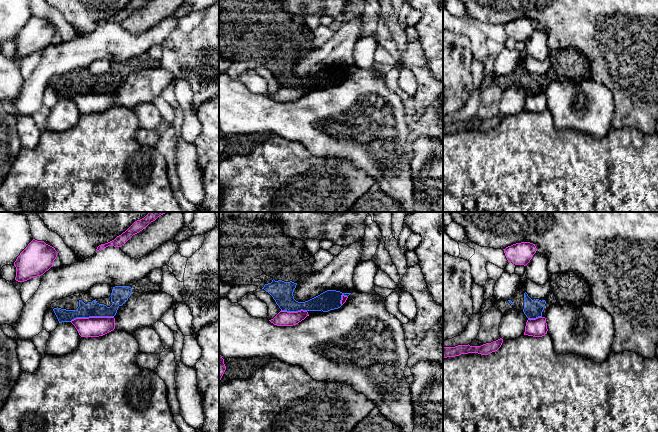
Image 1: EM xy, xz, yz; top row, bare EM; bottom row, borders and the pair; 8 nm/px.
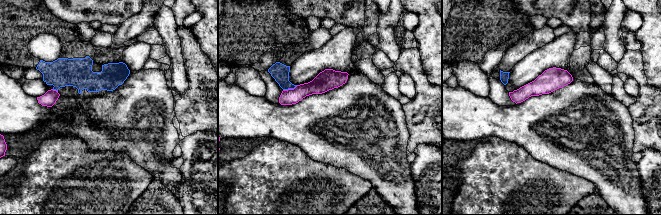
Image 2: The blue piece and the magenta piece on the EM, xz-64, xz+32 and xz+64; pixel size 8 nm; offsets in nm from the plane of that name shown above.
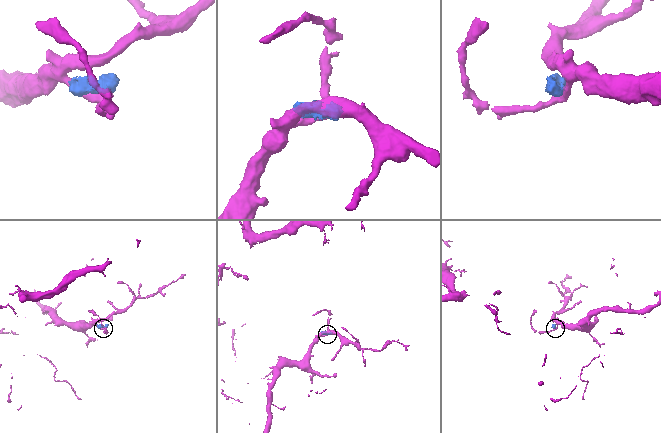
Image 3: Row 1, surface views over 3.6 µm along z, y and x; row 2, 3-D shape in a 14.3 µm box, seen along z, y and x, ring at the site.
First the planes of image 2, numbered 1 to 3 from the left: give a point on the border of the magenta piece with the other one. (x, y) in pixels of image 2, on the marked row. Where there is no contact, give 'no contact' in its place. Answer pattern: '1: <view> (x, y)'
1: xz-64 (55, 89)
2: xz+32 (290, 88)
3: no contact

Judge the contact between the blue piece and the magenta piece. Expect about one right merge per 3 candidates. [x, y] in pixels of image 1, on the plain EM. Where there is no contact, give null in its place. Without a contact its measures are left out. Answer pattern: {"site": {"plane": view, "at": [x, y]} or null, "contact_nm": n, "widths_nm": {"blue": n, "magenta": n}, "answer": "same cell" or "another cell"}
{"site": {"plane": "xy", "at": [91, 92]}, "contact_nm": 360, "widths_nm": {"blue": 130, "magenta": 160}, "answer": "another cell"}

